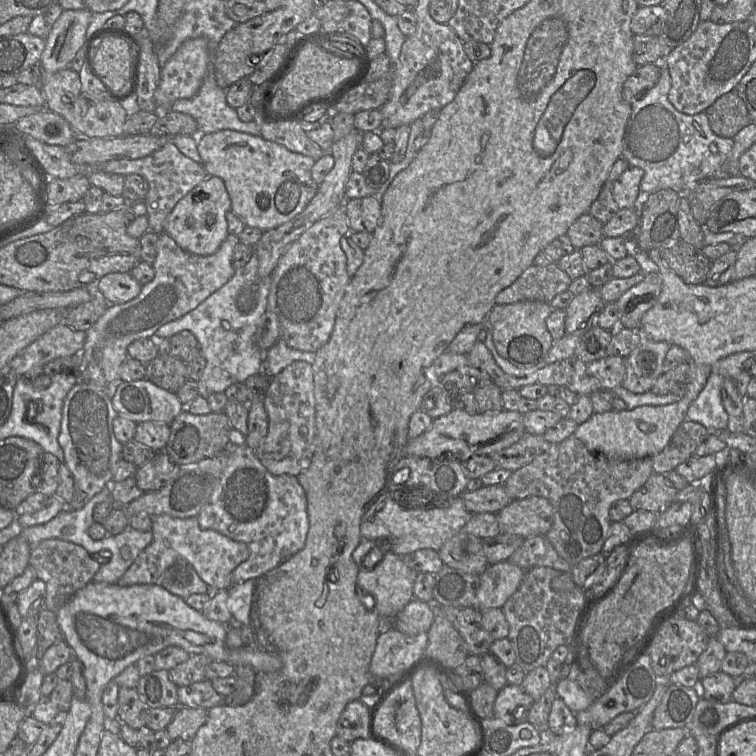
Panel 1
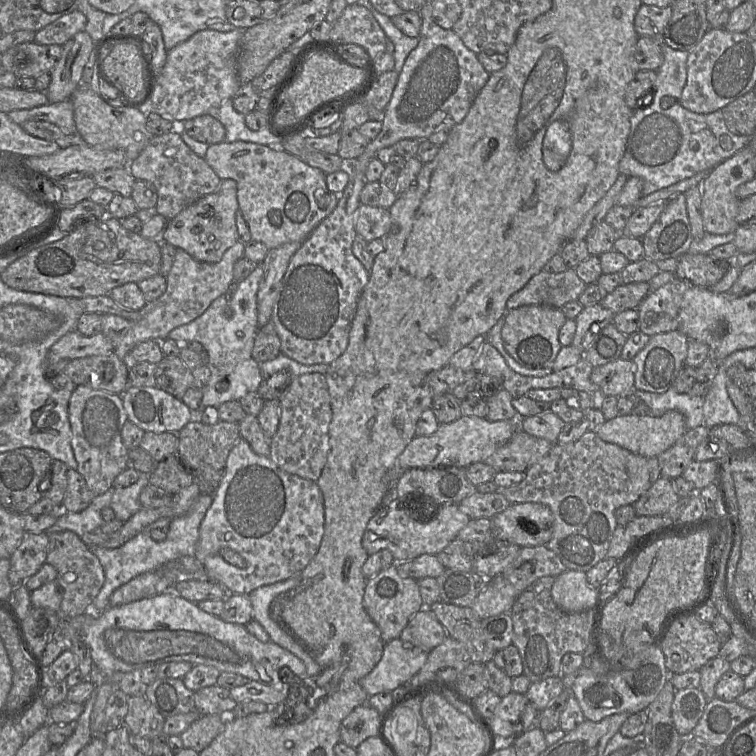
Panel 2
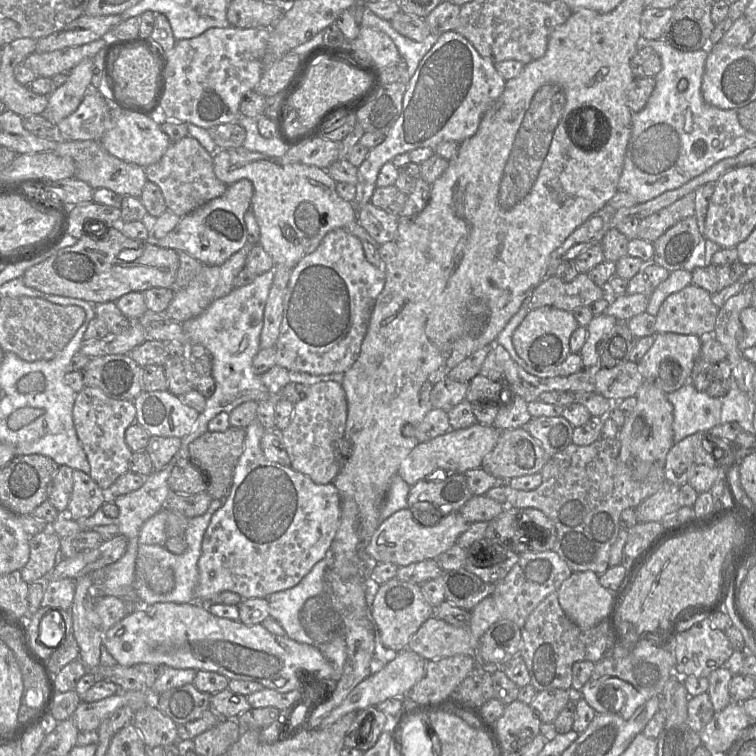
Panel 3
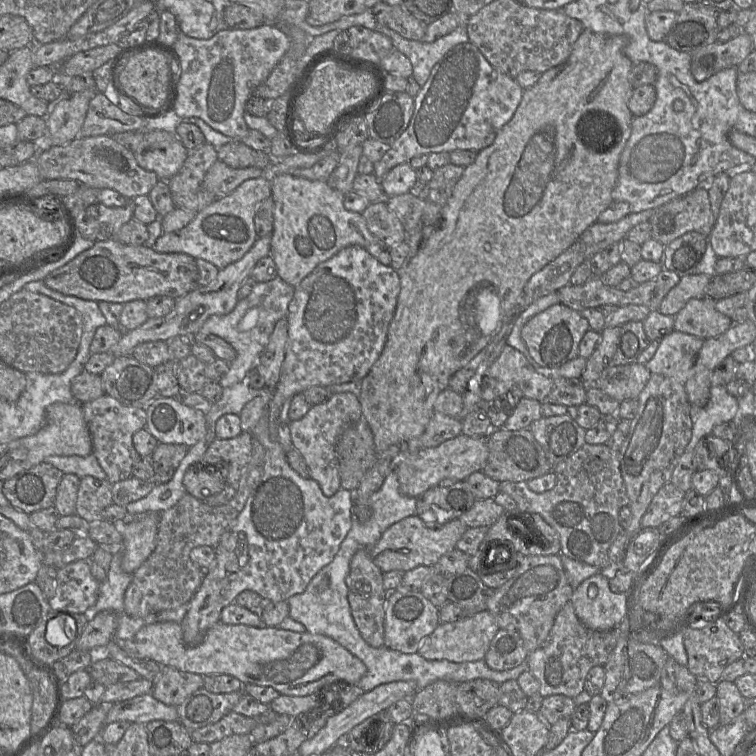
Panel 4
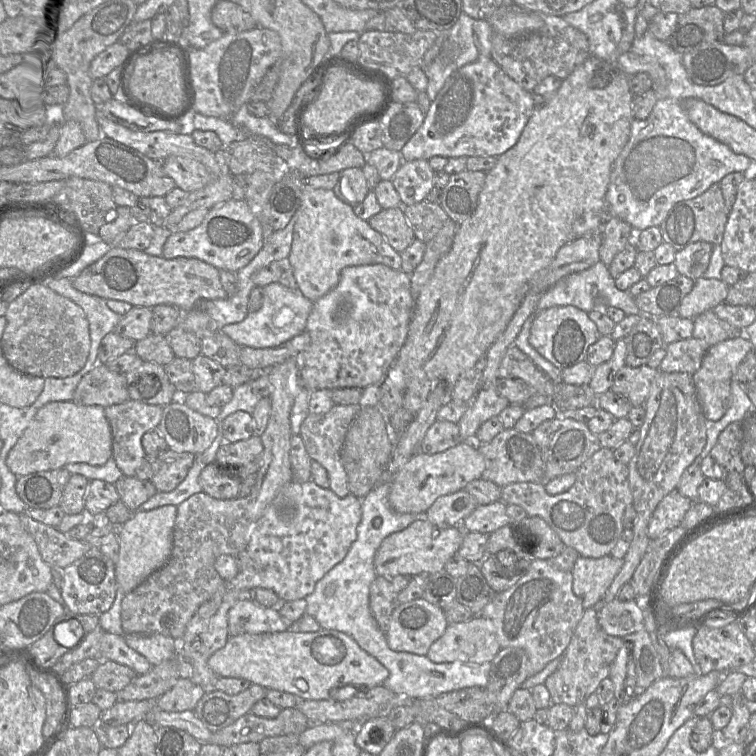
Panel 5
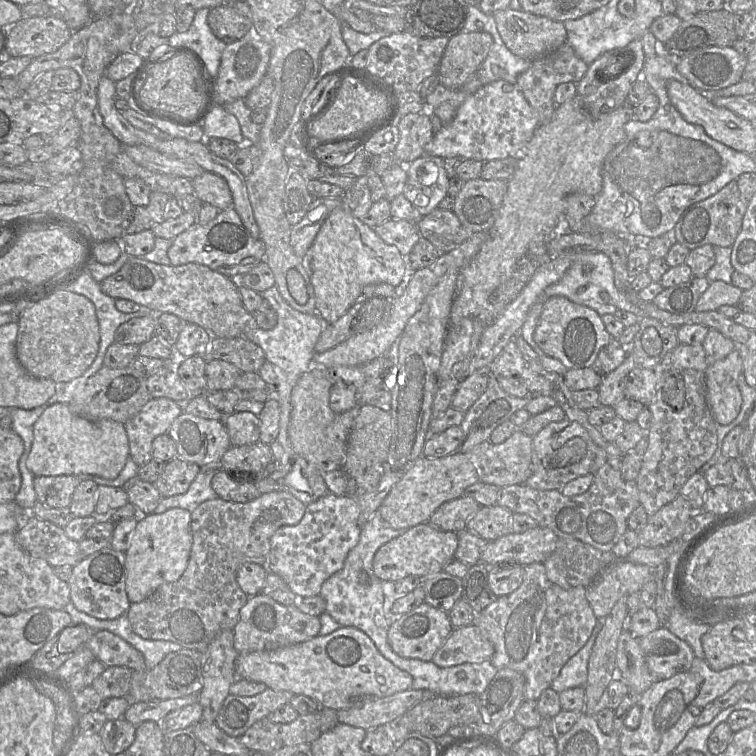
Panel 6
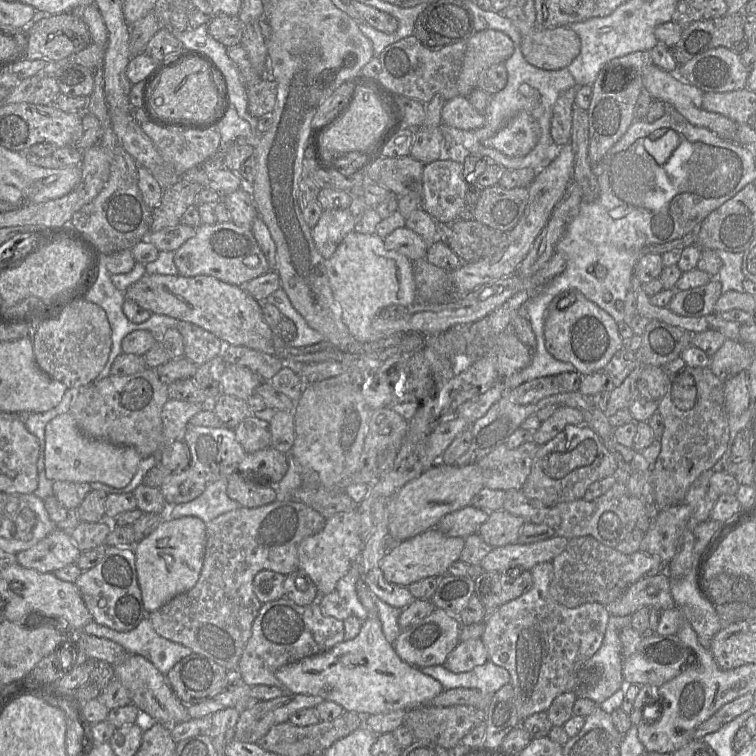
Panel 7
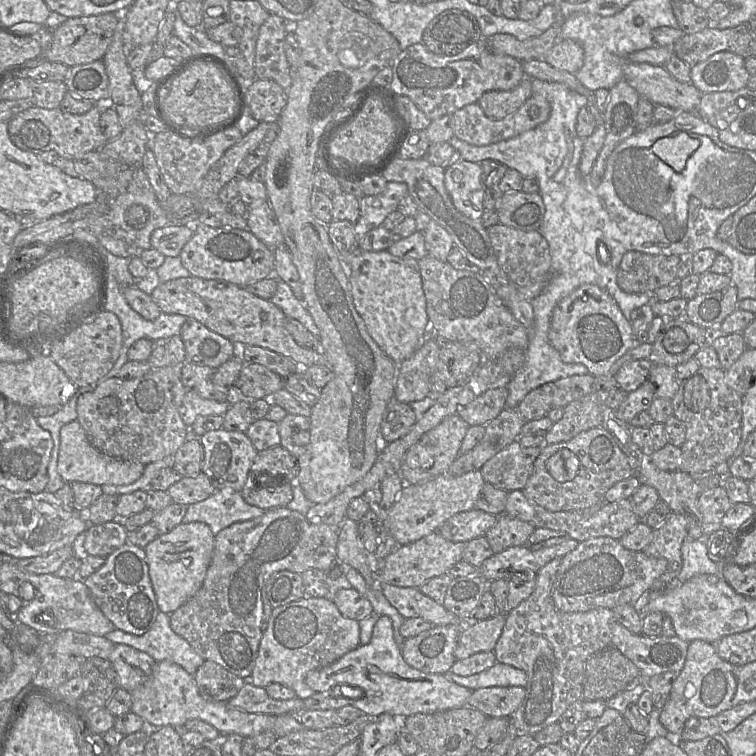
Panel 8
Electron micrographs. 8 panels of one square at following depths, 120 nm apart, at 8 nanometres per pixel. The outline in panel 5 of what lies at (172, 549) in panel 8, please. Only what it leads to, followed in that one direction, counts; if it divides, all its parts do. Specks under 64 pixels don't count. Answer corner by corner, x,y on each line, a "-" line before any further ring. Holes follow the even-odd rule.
166,505
153,510
133,511
131,517
118,528
120,551
115,563
117,588
126,594
141,584
151,573
169,559
173,547
173,531
177,506

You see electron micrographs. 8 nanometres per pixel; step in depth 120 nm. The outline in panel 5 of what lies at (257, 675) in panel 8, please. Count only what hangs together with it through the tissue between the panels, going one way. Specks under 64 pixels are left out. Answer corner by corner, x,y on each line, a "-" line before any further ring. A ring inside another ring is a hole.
244,596
228,611
230,636
282,632
291,626
275,608
266,608

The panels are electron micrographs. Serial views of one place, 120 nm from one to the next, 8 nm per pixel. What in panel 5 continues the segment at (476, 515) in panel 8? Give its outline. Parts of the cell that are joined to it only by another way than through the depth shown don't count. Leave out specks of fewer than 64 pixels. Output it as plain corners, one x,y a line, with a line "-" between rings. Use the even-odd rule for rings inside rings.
464,489
438,497
424,513
437,527
460,526
478,506
477,500

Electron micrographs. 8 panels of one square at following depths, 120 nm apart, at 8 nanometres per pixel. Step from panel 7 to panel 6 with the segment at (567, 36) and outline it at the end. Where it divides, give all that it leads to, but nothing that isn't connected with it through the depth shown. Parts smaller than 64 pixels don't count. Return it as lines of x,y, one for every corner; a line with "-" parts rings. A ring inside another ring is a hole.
512,8
497,11
493,16
499,35
507,48
522,59
532,62
567,42
568,34
562,22

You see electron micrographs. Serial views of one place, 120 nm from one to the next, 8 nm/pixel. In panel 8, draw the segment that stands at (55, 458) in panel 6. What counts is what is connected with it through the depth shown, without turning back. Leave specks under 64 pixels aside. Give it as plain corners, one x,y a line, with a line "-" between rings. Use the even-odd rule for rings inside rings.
77,420
61,428
57,472
65,483
83,482
98,486
128,485
138,480
143,471
144,465
141,463
113,458
98,451
91,445

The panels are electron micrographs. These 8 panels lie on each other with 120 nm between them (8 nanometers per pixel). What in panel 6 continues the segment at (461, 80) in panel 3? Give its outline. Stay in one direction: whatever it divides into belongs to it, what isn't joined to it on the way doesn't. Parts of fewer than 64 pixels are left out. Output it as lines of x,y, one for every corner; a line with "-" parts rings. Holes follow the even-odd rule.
496,80
467,95
455,116
433,135
425,147
428,155
465,158
482,162
517,158
539,125
537,112
515,84

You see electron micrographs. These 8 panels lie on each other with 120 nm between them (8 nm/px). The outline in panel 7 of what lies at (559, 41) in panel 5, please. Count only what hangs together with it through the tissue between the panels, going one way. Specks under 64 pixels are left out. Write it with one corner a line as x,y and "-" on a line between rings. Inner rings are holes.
576,87
563,92
553,108
550,133
555,143
559,146
569,144
571,139
575,94

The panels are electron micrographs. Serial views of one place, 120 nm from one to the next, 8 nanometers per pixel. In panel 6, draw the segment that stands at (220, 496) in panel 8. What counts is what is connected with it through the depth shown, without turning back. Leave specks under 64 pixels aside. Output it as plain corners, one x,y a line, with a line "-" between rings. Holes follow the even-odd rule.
220,462
201,467
186,493
163,497
155,508
154,513
161,514
172,508
183,508
192,512
202,502
219,498
211,483
213,476
221,469

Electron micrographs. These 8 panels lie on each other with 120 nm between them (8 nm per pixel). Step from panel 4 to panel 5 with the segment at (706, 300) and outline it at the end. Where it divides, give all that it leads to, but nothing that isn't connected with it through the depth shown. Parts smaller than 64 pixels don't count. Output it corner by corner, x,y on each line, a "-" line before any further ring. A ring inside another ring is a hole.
713,310
706,311
693,319
693,337
704,341
708,347
737,336
736,327
720,319

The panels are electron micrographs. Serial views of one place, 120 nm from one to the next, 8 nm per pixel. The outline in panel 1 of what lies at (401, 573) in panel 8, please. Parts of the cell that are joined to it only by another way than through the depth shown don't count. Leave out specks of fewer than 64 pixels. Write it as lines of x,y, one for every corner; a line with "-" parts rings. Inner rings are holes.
386,489
361,519
362,539
386,538
391,543
392,551
400,556
405,556
419,549
439,551
449,539
463,530
472,516
464,507
460,496
444,498
447,498
448,501
439,504
439,508
406,508
394,501
393,492

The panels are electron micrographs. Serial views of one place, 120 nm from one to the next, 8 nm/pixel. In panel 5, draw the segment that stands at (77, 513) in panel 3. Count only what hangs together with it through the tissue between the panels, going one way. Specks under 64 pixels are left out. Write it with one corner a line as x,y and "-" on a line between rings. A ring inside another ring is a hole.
89,480
84,499
84,512
90,520
103,520
101,518
104,512
118,501
120,497
114,484
103,480

